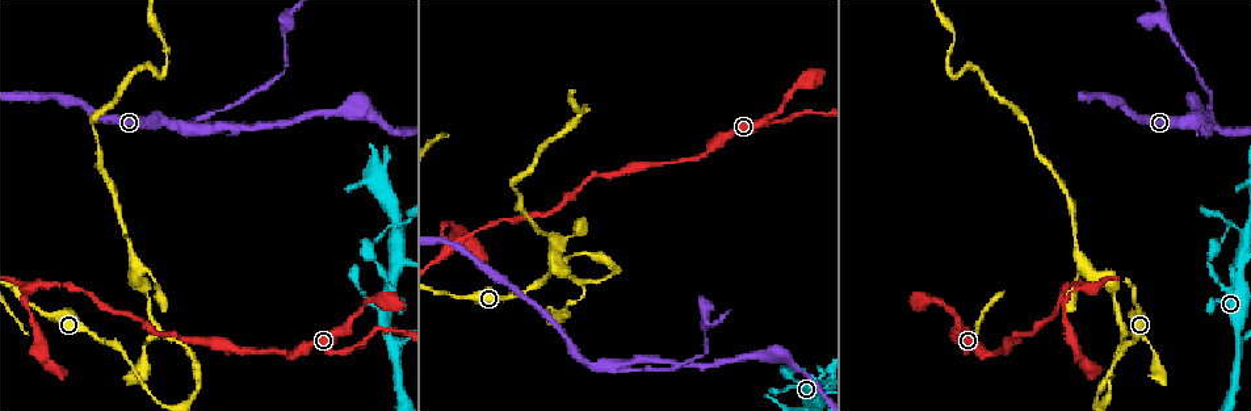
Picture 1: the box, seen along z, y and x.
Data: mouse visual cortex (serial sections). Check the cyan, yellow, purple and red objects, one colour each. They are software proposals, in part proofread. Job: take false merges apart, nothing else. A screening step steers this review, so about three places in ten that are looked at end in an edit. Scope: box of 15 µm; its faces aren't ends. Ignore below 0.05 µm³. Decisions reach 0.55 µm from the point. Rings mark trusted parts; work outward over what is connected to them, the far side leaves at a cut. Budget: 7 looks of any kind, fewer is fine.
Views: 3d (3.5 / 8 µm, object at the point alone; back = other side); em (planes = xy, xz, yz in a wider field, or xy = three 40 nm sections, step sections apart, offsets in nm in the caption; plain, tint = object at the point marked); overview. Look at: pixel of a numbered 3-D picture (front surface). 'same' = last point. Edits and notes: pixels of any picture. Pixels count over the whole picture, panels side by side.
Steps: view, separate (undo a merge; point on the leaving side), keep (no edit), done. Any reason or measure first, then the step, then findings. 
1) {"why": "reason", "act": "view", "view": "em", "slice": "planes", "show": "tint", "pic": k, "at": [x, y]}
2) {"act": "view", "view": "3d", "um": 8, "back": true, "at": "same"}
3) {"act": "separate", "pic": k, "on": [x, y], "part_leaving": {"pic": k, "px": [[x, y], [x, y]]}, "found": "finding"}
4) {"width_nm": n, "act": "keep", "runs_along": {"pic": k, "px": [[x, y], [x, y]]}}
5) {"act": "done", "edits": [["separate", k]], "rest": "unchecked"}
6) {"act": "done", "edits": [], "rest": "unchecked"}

{"act": "view", "view": "3d", "um": 3.5, "pic": 1, "at": [1202, 132]}

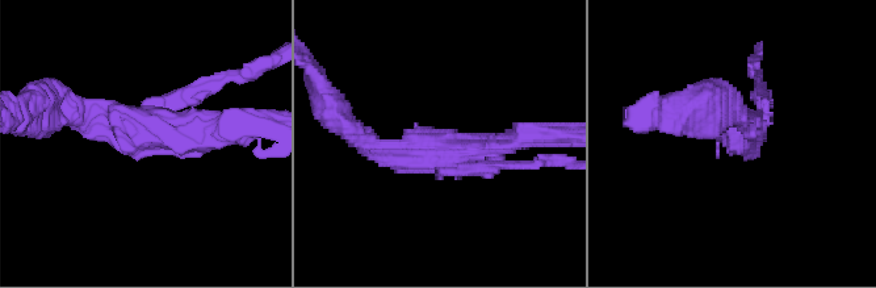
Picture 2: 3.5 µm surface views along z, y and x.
{"arms": 3, "arm_widths_nm": [200, 250, 250], "act": "view", "view": "em", "slice": "planes", "show": "tint", "pic": 2, "at": [144, 133]}

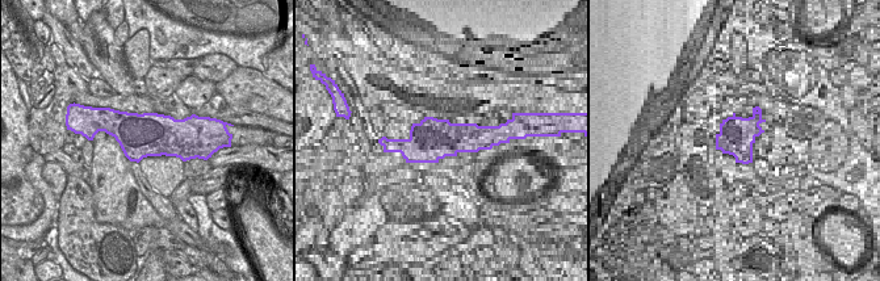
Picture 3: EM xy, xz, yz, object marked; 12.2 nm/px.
{"act": "separate", "pic": 2, "on": [494, 167], "part_leaving": {"pic": 2, "px": [[457, 168], [566, 162]]}, "found": "a second cell is stuck on"}

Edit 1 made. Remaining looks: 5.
{"why": "sudden change in width", "act": "view", "view": "3d", "um": 3.5, "pic": 1, "at": [350, 113]}

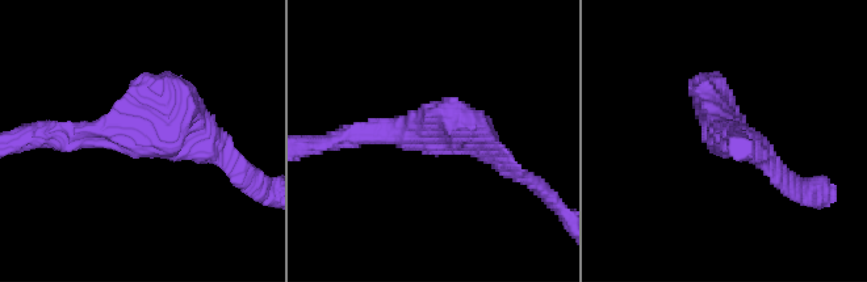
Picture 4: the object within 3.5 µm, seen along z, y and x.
{"act": "view", "view": "em", "slice": "xy", "step": 2, "show": "tint", "pic": 4, "at": [133, 127]}

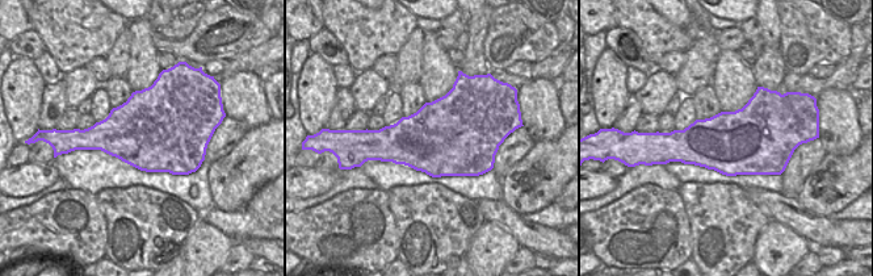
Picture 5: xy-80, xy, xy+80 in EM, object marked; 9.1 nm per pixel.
{"act": "keep", "runs_along": {"pic": 4, "px": [[338, 139], [455, 133], [503, 163]]}, "found": "all the same cell"}

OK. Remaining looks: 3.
{"why": "calibre changes", "act": "view", "view": "3d", "um": 3.5, "pic": 1, "at": [1111, 396]}

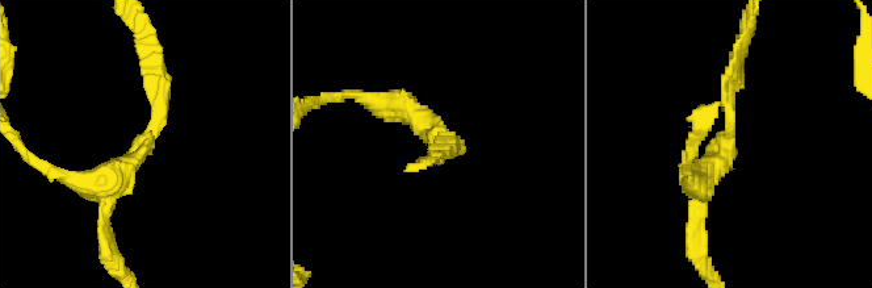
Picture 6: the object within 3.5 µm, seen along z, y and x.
{"arm_widths_nm": [150, 350], "why": "need the tissue", "act": "view", "view": "em", "slice": "xy", "step": 5, "show": "tint", "pic": 6, "at": [145, 146]}

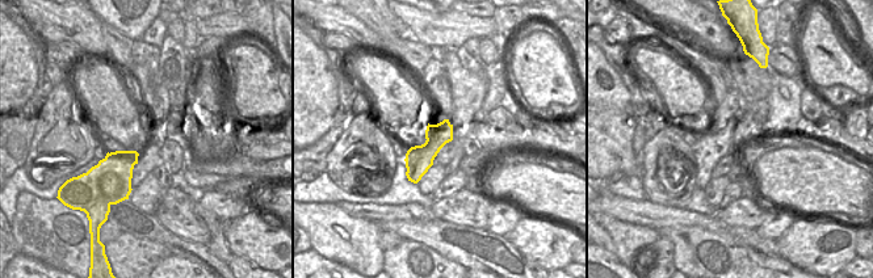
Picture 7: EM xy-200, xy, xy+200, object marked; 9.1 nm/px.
{"act": "separate", "pic": 6, "on": [690, 228], "found": "a second cell is stuck on"}

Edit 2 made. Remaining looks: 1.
{"act": "done", "edits": [["separate", 2], ["separate", 6]], "rest": "unchecked"}

